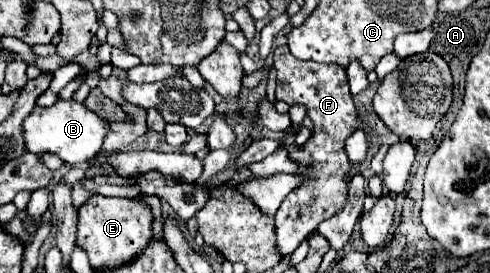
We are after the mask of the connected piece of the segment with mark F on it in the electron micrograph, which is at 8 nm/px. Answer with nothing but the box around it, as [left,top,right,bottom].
[274,46,374,254]

